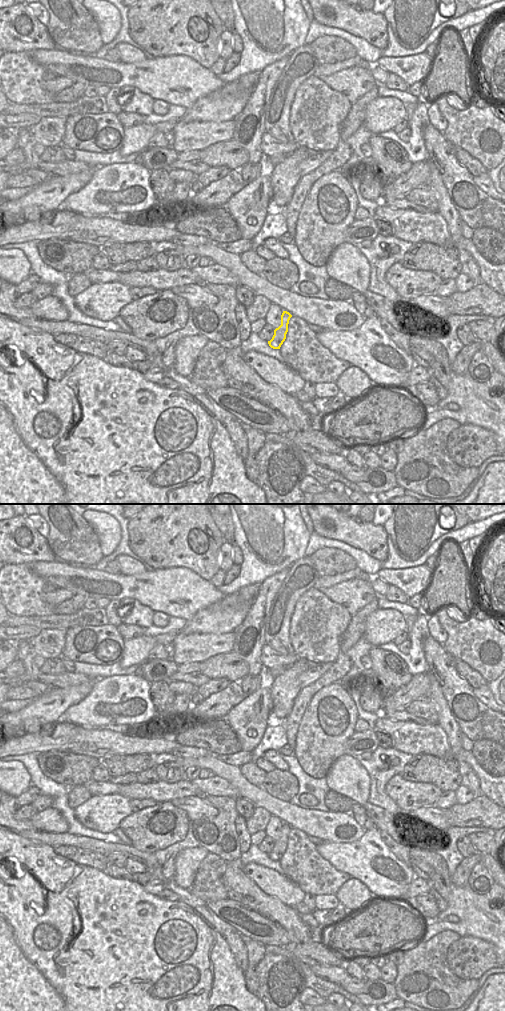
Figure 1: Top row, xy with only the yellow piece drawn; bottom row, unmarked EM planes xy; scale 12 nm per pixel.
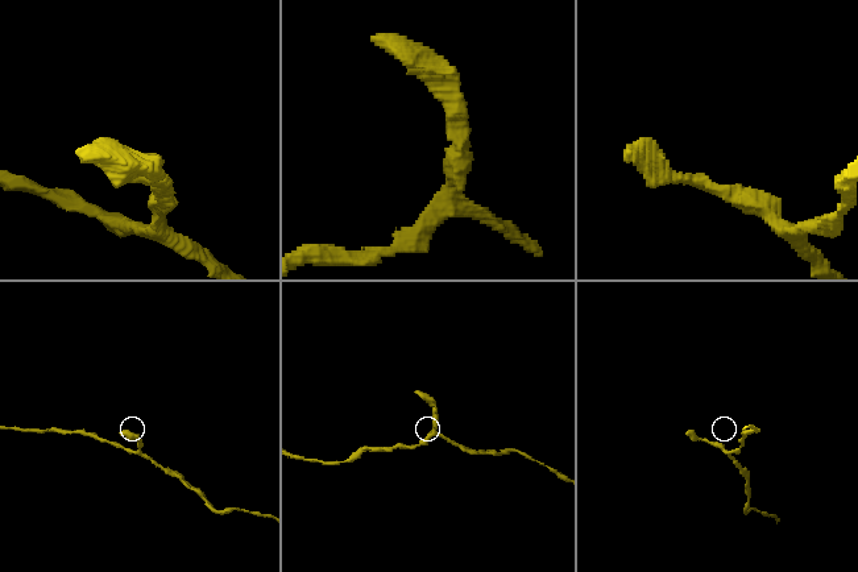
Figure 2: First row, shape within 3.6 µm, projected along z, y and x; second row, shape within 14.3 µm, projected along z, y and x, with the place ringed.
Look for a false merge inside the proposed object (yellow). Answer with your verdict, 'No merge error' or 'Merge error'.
No merge error

